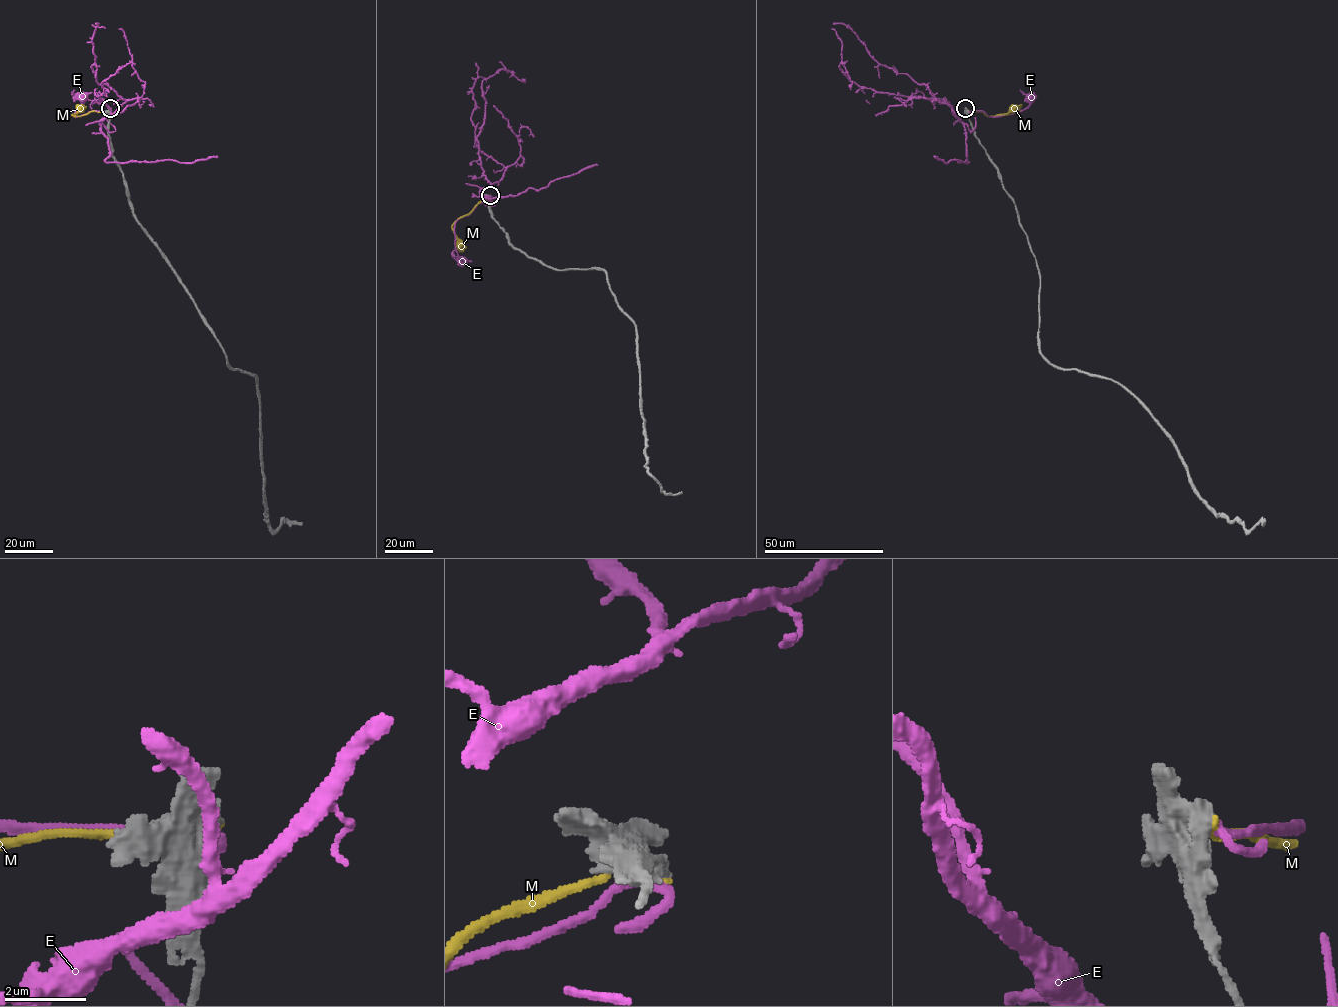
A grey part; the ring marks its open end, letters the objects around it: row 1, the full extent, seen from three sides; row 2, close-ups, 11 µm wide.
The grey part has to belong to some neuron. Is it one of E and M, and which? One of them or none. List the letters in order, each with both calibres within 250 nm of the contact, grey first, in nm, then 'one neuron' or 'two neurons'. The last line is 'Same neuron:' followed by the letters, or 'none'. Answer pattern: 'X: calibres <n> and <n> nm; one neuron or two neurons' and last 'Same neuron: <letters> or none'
E: calibres 900 and 240 nm; two neurons
M: calibres 600 and 240 nm; two neurons
Same neuron: none

